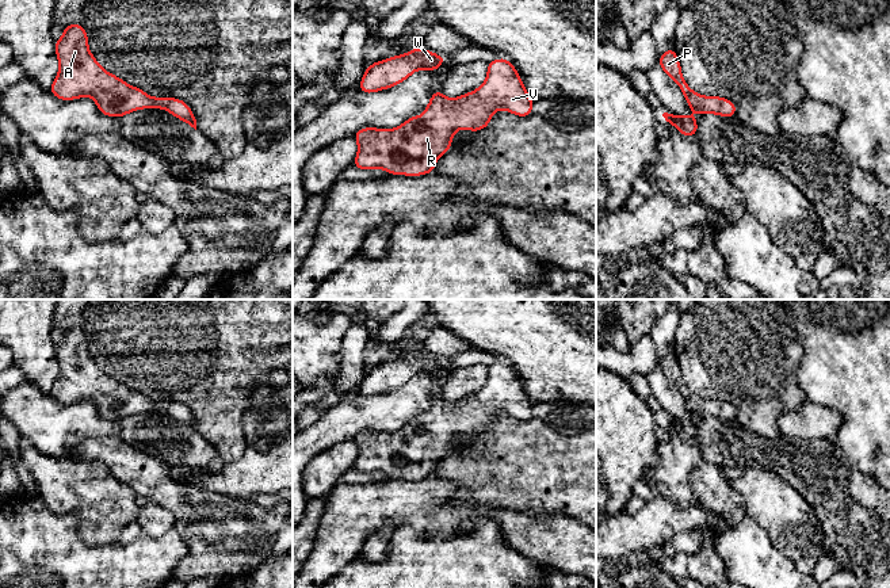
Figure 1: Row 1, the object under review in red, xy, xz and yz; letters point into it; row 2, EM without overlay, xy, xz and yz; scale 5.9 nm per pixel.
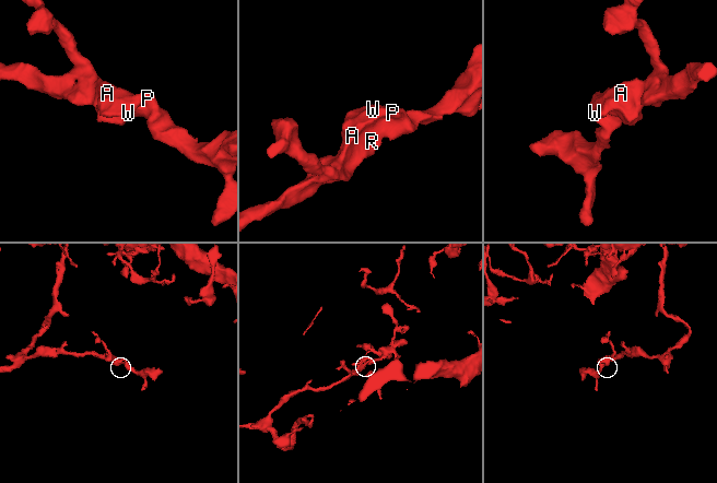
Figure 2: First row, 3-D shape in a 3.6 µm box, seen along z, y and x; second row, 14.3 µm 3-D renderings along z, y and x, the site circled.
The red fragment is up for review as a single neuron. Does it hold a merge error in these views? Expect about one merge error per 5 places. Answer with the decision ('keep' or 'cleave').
keep

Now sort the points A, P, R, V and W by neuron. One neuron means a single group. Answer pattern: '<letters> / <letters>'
A P R V W

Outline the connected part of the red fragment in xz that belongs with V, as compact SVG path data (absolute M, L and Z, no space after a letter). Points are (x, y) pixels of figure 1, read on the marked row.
M507 58L488 62L486 80L473 92L454 99L447 99L440 89L433 92L421 118L416 114L393 130L364 127L356 131L354 137L359 150L354 165L359 169L382 168L391 175L427 175L433 172L436 160L448 152L457 130L482 130L500 108L519 117L532 114L532 99L516 68Z

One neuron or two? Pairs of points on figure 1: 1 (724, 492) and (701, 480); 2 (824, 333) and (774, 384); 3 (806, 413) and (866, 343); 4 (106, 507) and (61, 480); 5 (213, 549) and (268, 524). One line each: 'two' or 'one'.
1: one
2: two
3: two
4: one
5: one

